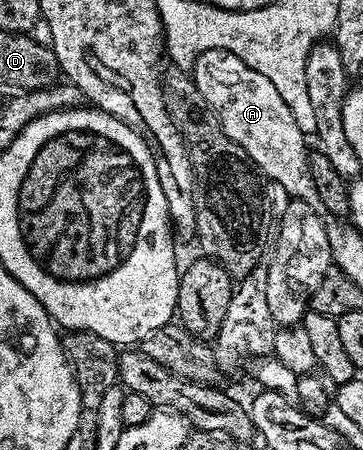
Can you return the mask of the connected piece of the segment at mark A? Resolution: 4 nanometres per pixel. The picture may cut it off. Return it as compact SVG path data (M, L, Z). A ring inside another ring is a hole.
M209 50L201 54L194 61L192 77L196 88L200 88L200 96L204 96L204 100L220 120L226 135L236 144L240 144L244 152L248 152L255 167L269 181L279 182L290 193L291 199L307 202L313 210L321 211L320 196L316 196L316 184L312 184L310 159L308 149L306 150L307 135L303 134L302 129L296 124L288 104L284 104L284 99L280 97L280 92L276 92L276 84L272 84L268 76L256 72L256 68L244 64L240 56L232 56L232 52L227 50Z

